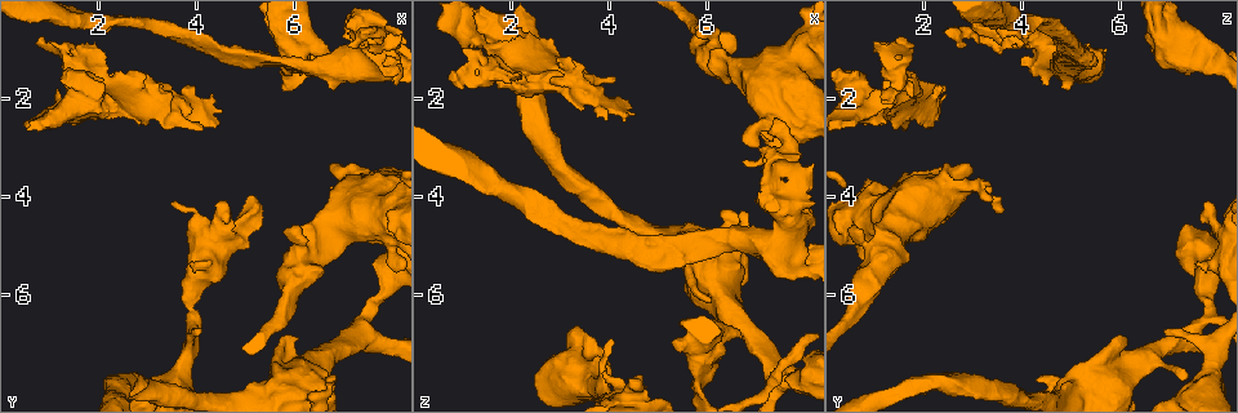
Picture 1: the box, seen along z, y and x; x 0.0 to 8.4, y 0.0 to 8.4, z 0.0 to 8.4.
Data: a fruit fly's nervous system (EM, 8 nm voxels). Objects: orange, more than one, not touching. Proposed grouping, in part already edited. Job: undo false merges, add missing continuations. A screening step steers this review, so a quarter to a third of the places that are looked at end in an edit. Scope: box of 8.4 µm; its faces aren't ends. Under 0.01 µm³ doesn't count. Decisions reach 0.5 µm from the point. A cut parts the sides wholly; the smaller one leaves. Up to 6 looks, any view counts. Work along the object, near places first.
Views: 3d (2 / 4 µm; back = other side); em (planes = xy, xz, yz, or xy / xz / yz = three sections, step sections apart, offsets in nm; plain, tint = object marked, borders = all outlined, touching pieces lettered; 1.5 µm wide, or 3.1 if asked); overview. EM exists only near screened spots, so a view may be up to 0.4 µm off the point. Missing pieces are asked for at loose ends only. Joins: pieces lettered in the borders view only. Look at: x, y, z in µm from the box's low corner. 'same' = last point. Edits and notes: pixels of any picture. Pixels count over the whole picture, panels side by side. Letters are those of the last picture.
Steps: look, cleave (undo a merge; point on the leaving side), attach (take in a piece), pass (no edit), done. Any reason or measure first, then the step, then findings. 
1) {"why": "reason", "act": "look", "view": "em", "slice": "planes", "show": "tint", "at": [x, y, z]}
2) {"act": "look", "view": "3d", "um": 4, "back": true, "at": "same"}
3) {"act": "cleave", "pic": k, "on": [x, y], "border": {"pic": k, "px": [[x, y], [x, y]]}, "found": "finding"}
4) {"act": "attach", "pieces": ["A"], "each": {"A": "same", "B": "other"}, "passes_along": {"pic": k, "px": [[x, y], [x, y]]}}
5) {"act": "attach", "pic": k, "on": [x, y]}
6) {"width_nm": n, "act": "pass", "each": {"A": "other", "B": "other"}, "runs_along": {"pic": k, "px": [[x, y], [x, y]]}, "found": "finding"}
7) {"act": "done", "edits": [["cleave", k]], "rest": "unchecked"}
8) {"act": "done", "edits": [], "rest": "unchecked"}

{"why": "stops while still wide", "act": "look", "view": "3d", "um": 4, "at": [2.75, 1.50, 1.45]}

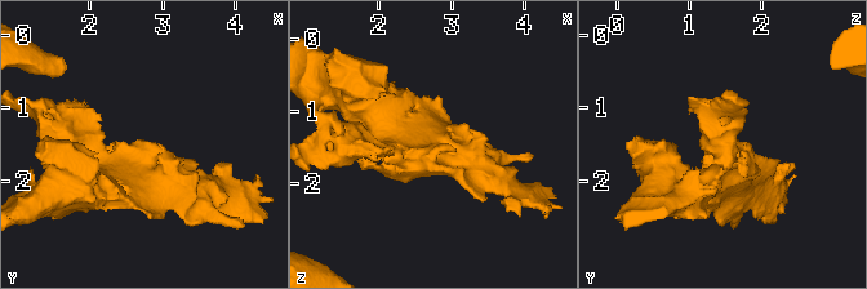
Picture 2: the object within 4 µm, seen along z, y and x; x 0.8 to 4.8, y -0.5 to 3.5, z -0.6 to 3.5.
{"why": "now the EM", "act": "look", "view": "em", "slice": "planes", "show": "borders", "at": [2.80, 1.45, 1.50]}

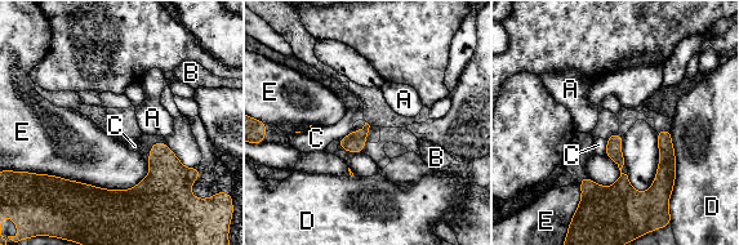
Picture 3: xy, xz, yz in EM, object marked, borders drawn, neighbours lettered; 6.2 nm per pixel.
{"act": "pass", "each": {"A": "other", "B": "other", "C": "other", "D": "other", "E": "other"}, "found": "none of them fits"}

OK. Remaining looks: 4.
{"why": "sudden change in width", "act": "look", "view": "em", "slice": "planes", "show": "borders", "at": [7.75, 1.45, 5.20]}

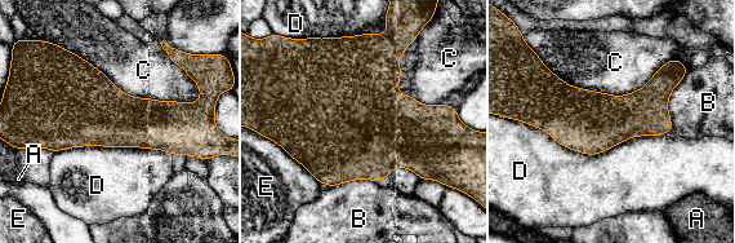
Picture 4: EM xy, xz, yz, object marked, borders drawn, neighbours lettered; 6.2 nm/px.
{"width_nm": 380, "act": "pass", "each": {"A": "other", "B": "other", "C": "other", "D": "other", "E": "other"}, "border": {"pic": 4, "px": [[522, 120], [586, 154], [662, 136]]}, "found": "all the same neuron"}

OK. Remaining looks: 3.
{"why": "sharp bend", "act": "look", "view": "3d", "um": 4, "at": [5.70, 7.50, 5.60]}

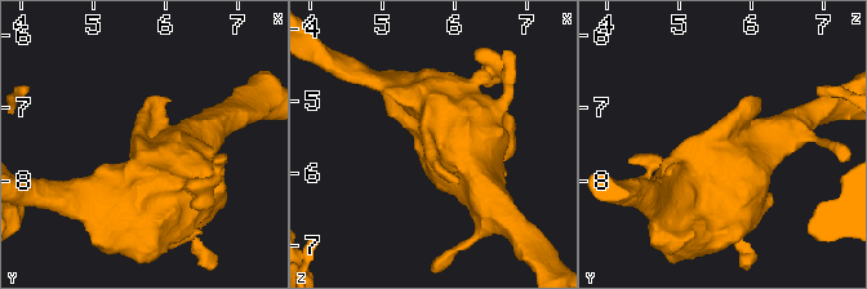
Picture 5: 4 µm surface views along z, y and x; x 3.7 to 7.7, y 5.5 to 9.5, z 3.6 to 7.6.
{"why": "now the EM", "act": "look", "view": "em", "slice": "planes", "show": "borders", "at": [5.70, 7.45, 5.60]}

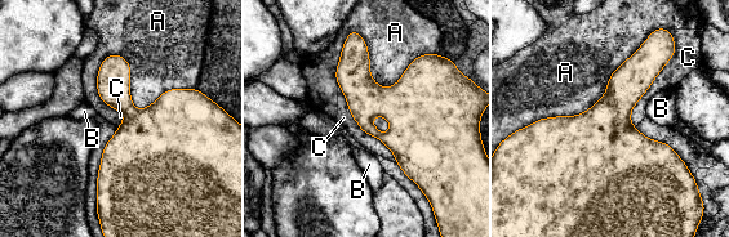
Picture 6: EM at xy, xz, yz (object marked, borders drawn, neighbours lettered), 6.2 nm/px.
{"act": "pass", "each": {"A": "other", "B": "other", "C": "other"}, "border": {"pic": 6, "px": [[427, 53], [334, 79]]}, "found": "continuous, no second neuron"}

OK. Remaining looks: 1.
{"act": "done", "edits": [], "rest": "unchecked"}

